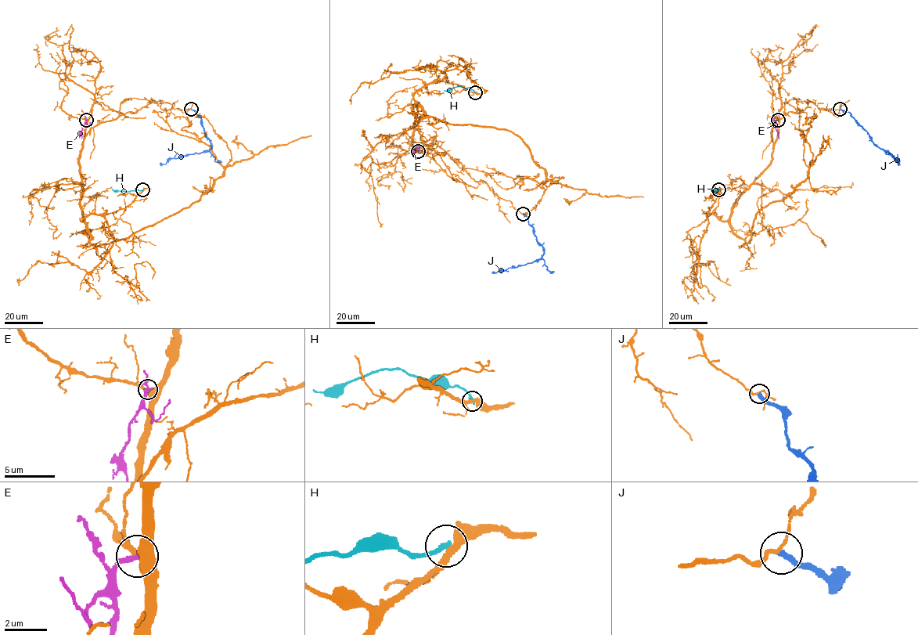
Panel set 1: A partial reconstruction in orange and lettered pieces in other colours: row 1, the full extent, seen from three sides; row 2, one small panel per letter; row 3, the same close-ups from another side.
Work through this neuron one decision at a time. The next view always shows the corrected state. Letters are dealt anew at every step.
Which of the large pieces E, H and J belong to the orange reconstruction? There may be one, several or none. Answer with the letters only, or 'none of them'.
none of them

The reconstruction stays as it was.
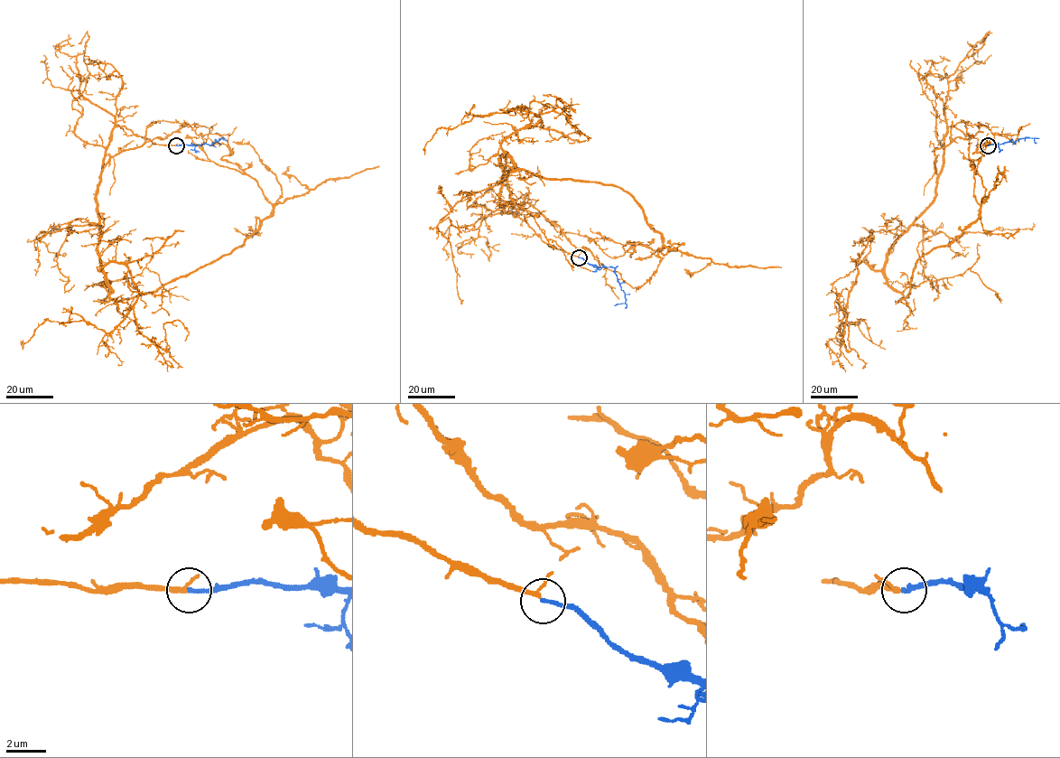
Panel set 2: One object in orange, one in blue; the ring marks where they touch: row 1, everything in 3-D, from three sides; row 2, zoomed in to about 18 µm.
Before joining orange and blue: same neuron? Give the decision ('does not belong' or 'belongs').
belongs

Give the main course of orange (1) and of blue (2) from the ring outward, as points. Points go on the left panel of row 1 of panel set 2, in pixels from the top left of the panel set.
1: (176, 145), (113, 129), (96, 201), (111, 298), (213, 263), (271, 215), (211, 145)
2: (176, 145), (212, 145), (223, 137), (212, 143)

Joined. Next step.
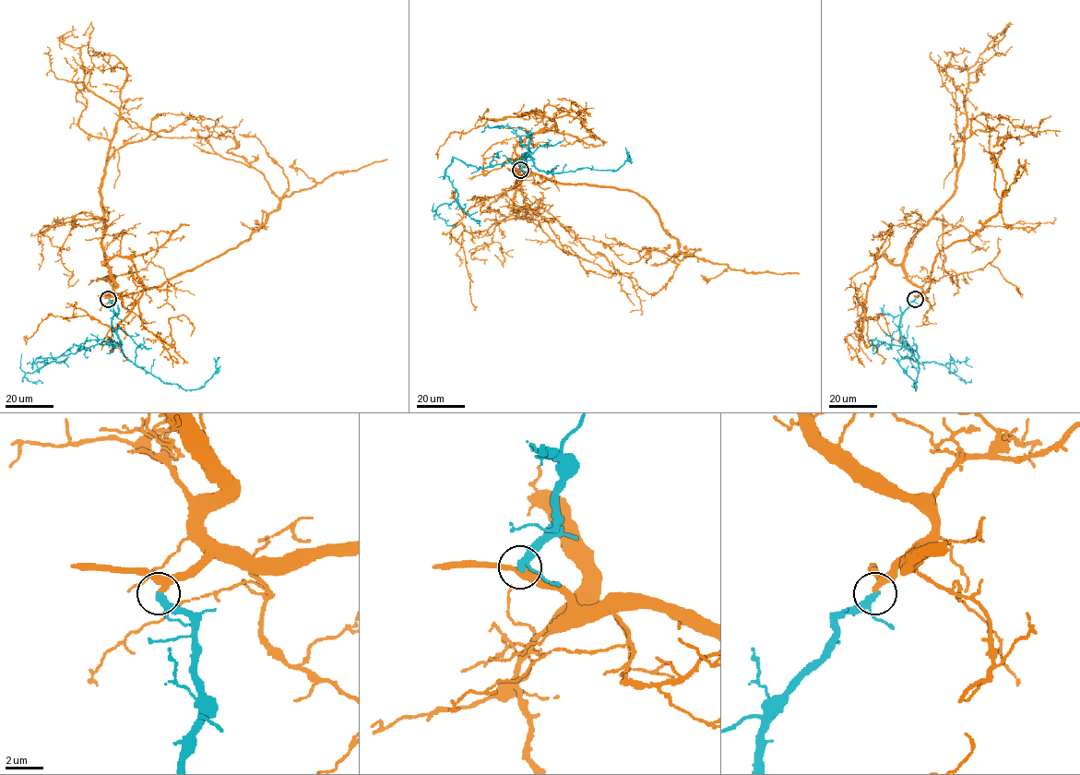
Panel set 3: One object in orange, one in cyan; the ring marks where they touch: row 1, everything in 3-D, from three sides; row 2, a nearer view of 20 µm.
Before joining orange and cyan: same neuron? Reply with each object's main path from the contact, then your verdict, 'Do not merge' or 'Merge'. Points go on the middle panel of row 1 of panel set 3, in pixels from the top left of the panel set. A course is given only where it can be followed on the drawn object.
Course of orange: (520, 169), (526, 176), (528, 166), (517, 159), (513, 209), (563, 251), (629, 273), (641, 304), (630, 312). Course of cyan: (520, 169), (528, 154), (530, 160), (485, 168), (453, 158), (445, 174), (457, 196), (436, 214), (455, 225). Merge

